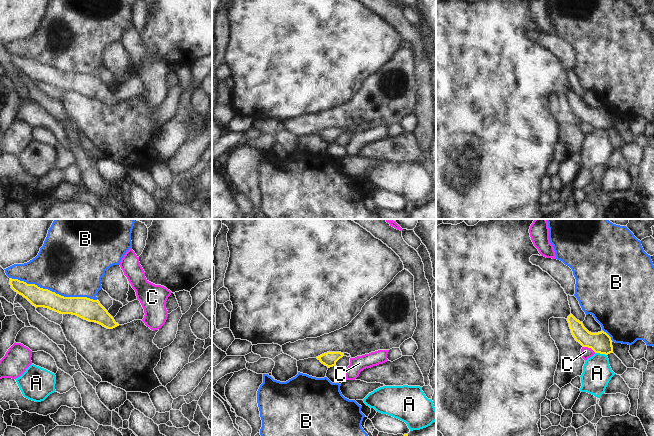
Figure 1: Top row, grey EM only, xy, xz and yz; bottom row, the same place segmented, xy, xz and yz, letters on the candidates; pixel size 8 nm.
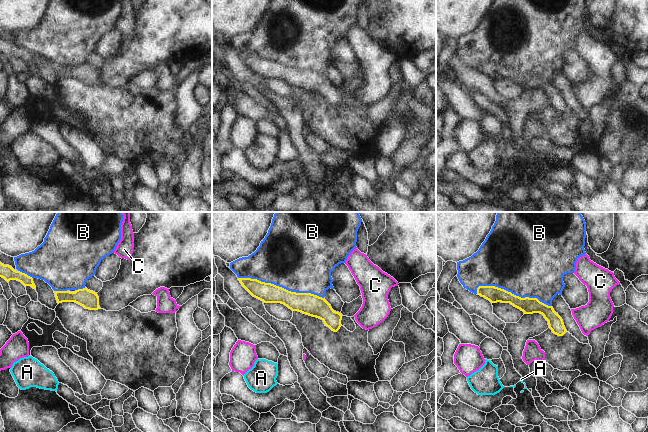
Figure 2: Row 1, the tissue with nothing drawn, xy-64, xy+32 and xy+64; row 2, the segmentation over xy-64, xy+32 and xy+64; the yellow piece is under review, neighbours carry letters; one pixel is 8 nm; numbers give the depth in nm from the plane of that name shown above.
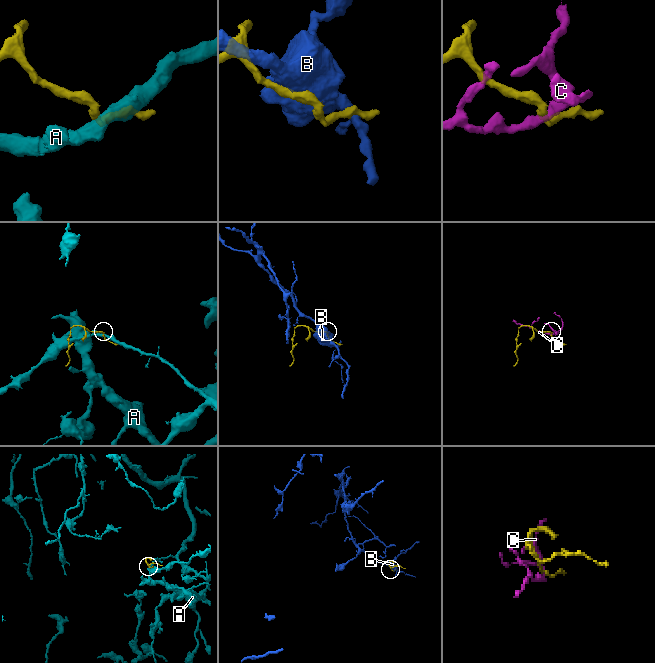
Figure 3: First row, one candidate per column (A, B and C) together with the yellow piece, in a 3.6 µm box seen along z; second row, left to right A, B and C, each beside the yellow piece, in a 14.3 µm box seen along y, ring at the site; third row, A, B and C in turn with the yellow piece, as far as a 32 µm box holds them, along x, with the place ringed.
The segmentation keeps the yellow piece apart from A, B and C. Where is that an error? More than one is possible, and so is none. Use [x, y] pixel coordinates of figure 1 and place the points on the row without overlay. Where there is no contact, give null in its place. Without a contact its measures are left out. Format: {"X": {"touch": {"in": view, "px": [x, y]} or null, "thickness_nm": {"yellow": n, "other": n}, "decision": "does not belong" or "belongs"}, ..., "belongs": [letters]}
{"A": {"touch": {"in": "yz", "px": [601, 129]}, "thickness_nm": {"yellow": 170, "other": 240}, "decision": "does not belong"}, "B": {"touch": {"in": "xy", "px": [53, 68]}, "thickness_nm": {"yellow": 160, "other": 480}, "decision": "does not belong"}, "C": {"touch": {"in": "yz", "px": [589, 123]}, "thickness_nm": {"yellow": 170, "other": 90}, "decision": "does not belong"}, "belongs": []}

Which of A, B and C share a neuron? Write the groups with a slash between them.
A / B / C

